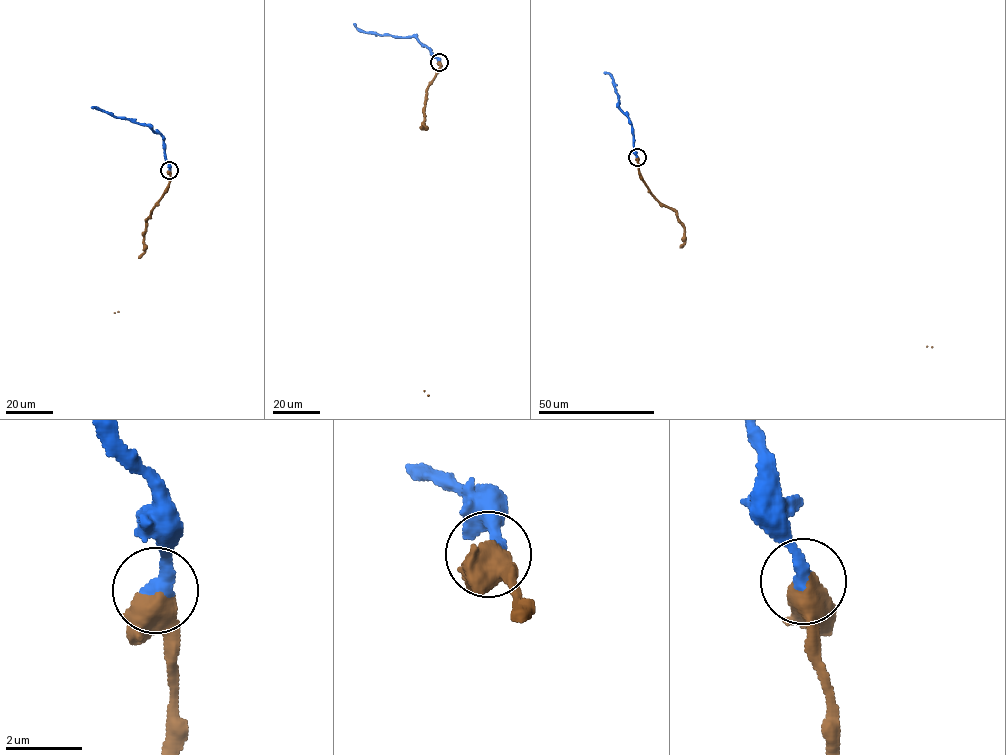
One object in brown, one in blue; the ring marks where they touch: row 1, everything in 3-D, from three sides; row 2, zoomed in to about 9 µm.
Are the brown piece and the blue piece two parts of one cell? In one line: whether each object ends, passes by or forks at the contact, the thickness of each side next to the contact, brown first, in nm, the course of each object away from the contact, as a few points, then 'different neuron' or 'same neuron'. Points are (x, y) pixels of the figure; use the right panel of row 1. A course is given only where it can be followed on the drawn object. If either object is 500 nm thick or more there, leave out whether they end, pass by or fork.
600 nm thick on the brown side, 440 nm on the other; brown runs (637, 157), (639, 173), (648, 191), (676, 211), (684, 228), (683, 246), (932, 347); blue runs (637, 157), (631, 122), (620, 109), (613, 78), (604, 72); same neuron

